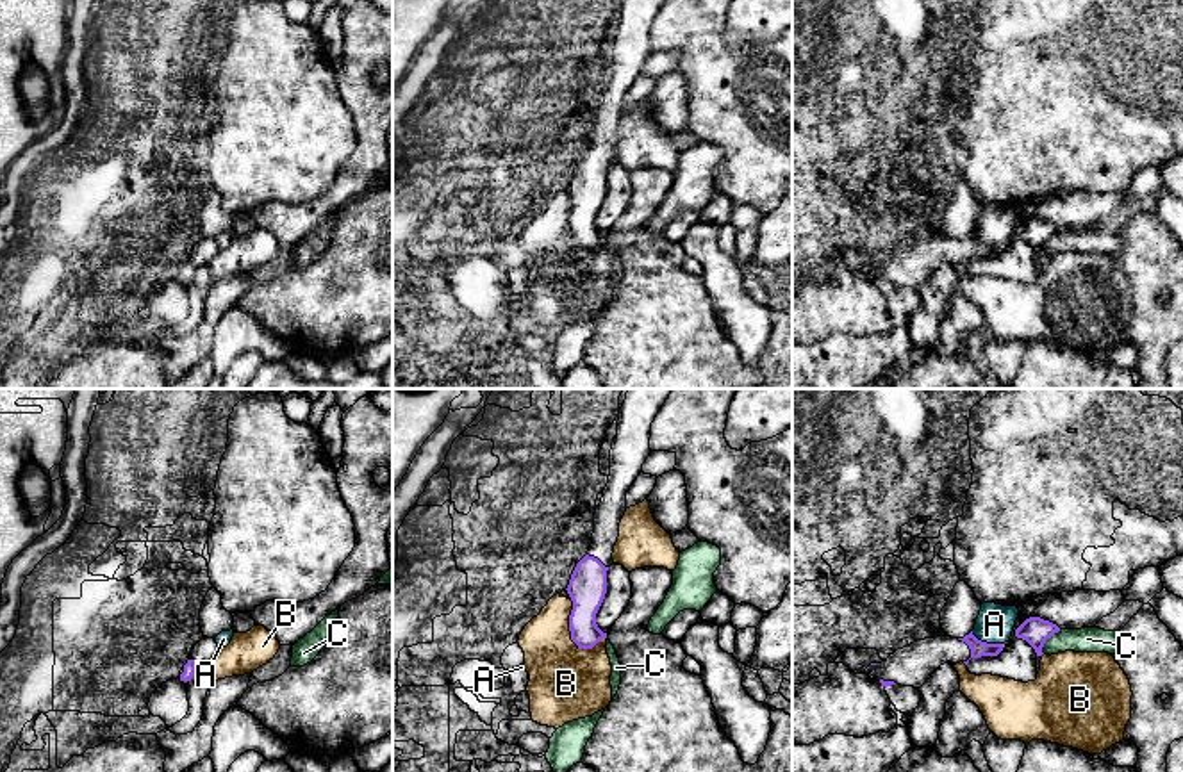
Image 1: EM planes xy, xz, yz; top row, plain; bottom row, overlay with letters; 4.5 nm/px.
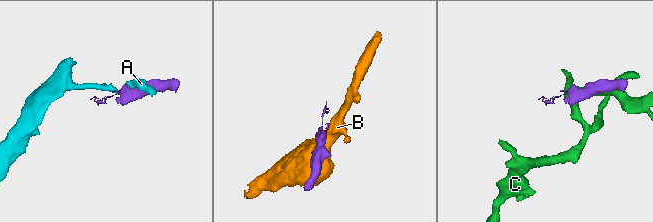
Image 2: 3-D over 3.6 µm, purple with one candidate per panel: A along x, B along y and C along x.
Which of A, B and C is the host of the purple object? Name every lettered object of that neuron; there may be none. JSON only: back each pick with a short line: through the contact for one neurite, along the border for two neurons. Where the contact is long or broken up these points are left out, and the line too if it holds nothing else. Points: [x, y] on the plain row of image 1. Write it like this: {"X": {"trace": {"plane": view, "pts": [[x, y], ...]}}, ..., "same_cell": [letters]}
{"same_cell": []}

